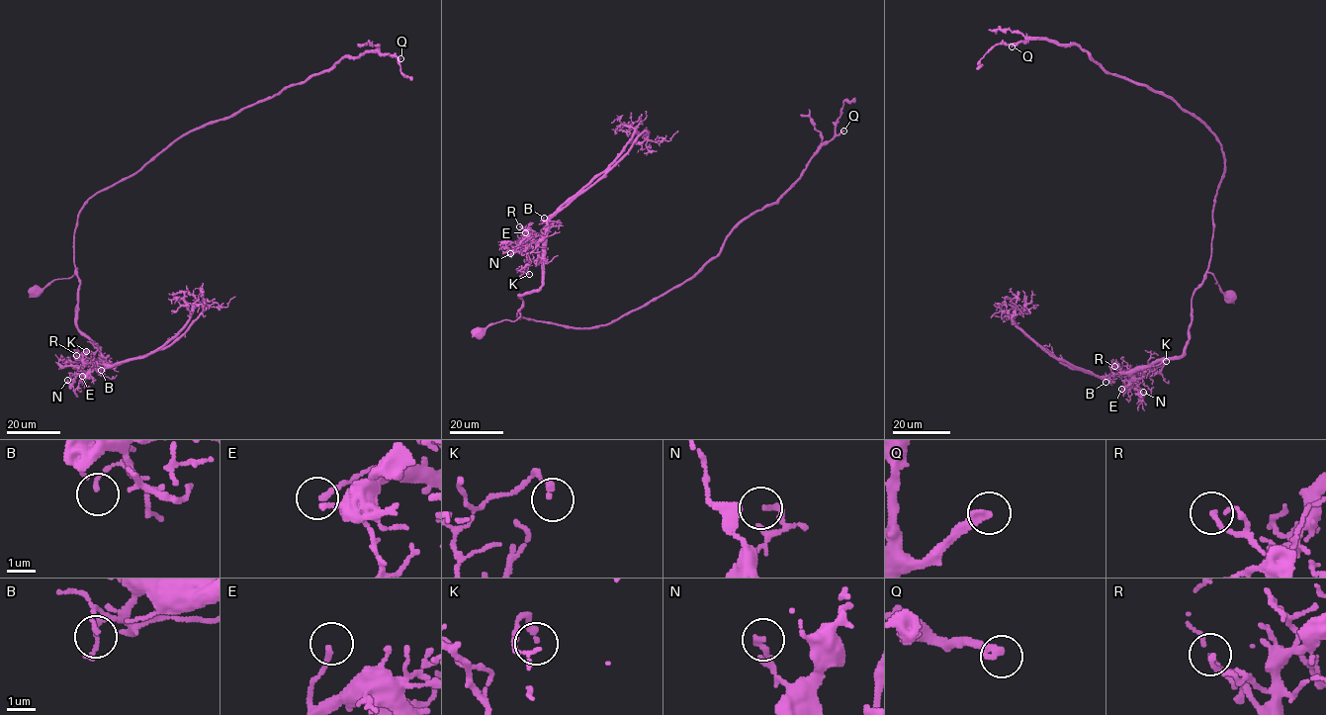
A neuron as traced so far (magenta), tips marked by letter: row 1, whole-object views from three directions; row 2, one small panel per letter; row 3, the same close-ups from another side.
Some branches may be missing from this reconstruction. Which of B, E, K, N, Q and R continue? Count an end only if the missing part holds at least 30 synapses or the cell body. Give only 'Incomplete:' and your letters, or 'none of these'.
Incomplete: Q

